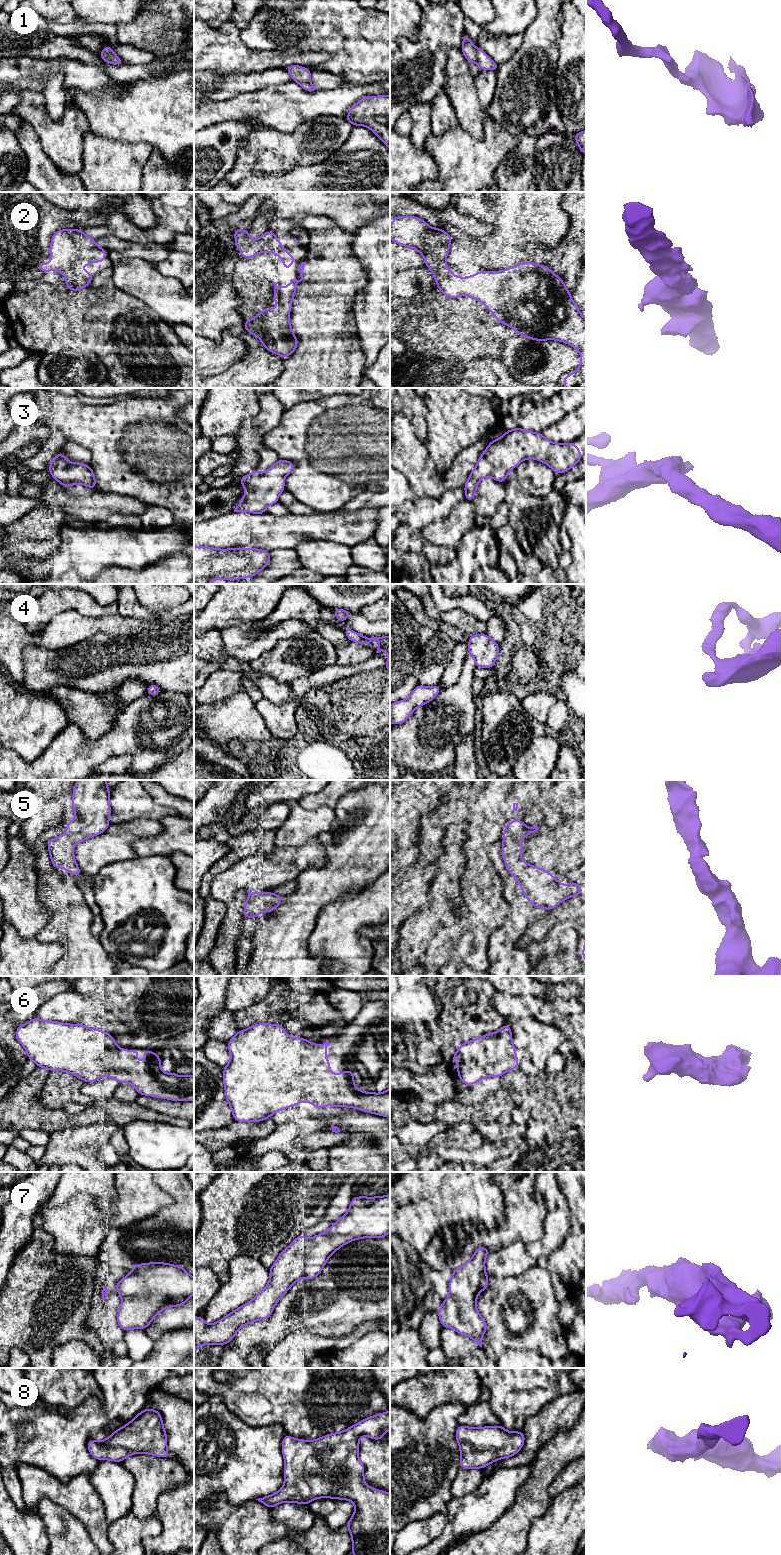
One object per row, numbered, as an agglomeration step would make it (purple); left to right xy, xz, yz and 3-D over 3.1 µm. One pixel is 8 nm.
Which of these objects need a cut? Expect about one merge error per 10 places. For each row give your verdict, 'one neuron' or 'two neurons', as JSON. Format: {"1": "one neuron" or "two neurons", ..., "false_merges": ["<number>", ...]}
{"1": "one neuron", "2": "one neuron", "3": "one neuron", "4": "one neuron", "5": "one neuron", "6": "one neuron", "7": "one neuron", "8": "one neuron", "false_merges": []}

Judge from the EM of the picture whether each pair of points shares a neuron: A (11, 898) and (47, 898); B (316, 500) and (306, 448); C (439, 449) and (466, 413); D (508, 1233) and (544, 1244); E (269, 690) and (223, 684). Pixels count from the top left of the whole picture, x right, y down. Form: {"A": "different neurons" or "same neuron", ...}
{"A": "different neurons", "B": "same neuron", "C": "same neuron", "D": "different neurons", "E": "different neurons"}

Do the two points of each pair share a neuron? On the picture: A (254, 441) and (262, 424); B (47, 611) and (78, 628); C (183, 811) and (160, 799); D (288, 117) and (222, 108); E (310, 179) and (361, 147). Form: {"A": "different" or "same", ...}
{"A": "same", "B": "different", "C": "same", "D": "same", "E": "same"}

